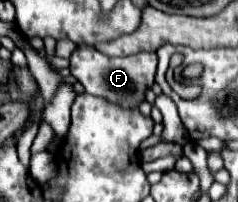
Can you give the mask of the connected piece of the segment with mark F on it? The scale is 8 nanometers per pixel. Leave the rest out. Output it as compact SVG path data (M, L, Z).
M77 46L71 54L71 76L75 76L87 94L105 98L111 104L123 108L137 108L145 100L145 92L153 86L155 70L157 70L157 54L155 52L139 52L125 58L109 58L93 46Z

